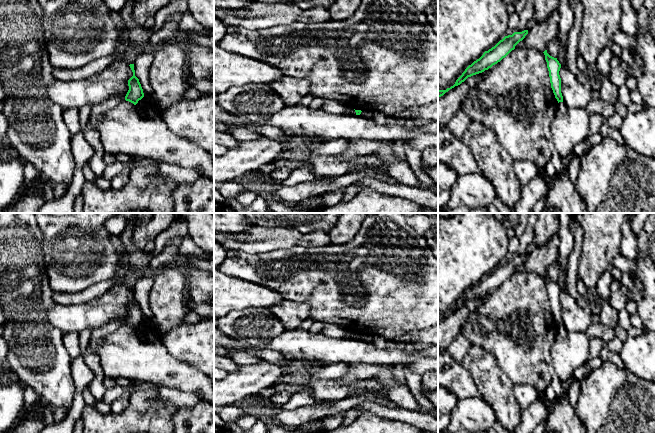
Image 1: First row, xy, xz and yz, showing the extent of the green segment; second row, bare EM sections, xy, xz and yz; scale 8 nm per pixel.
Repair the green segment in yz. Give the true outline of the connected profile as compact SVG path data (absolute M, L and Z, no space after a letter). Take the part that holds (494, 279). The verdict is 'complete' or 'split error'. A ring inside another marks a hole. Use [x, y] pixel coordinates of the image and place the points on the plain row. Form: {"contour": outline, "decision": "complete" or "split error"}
{"contour": "M524 254L522 256L514 256L512 259L505 260L494 271L492 271L488 275L485 275L479 283L477 283L471 289L469 289L462 297L462 299L456 304L453 310L447 312L446 314L438 313L438 322L443 320L446 316L454 312L455 310L460 309L468 301L482 297L485 294L491 292L493 289L500 286L512 274L515 273L515 270L520 265L522 265L527 258L528 254Z", "decision": "complete"}

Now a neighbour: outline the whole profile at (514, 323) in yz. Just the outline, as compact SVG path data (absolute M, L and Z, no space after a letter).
M516 272L500 286L483 296L483 303L466 320L460 331L471 345L479 345L490 352L500 369L514 385L530 385L544 392L555 370L552 366L551 348L555 342L558 325L551 312L545 279L538 273Z

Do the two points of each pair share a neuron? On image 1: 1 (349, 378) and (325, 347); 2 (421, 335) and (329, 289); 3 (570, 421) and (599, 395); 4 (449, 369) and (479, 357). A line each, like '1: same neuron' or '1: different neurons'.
1: different neurons
2: different neurons
3: different neurons
4: different neurons

